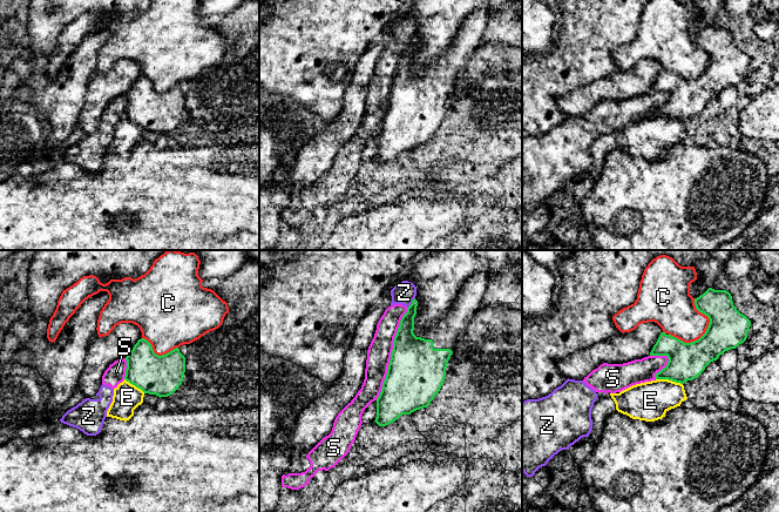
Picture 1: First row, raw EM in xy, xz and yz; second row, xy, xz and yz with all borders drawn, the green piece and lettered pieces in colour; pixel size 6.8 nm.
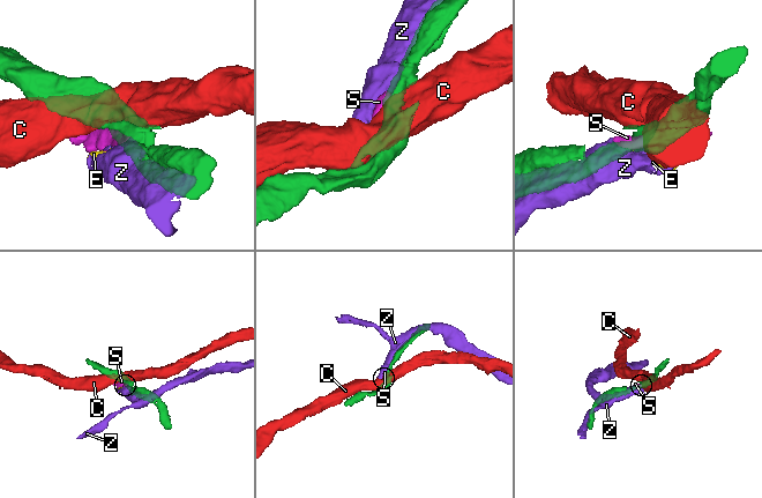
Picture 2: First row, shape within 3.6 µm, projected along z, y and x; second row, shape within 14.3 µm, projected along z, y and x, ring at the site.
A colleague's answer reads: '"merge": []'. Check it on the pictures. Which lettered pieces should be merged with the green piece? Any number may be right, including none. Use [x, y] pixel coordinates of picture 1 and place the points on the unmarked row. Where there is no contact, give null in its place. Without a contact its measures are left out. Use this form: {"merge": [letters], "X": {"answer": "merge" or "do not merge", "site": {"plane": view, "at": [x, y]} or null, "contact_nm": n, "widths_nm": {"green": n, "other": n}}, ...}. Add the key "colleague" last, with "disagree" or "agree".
{"merge": [], "C": {"answer": "do not merge", "site": {"plane": "yz", "at": [709, 61]}, "contact_nm": 320, "widths_nm": {"green": 260, "other": 280}}, "E": {"answer": "do not merge", "site": {"plane": "yz", "at": [669, 116]}, "contact_nm": 190, "widths_nm": {"green": 260, "other": 260}}, "S": {"answer": "do not merge", "site": {"plane": "xz", "at": [391, 91]}, "contact_nm": 650, "widths_nm": {"green": 400, "other": 160}}, "Z": {"answer": "do not merge", "site": {"plane": "xz", "at": [412, 40]}, "contact_nm": 90, "widths_nm": {"green": 140, "other": 150}}, "colleague": "agree"}

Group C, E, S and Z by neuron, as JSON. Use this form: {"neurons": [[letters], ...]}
{"neurons": [["C"], ["E"], ["S", "Z"]]}

